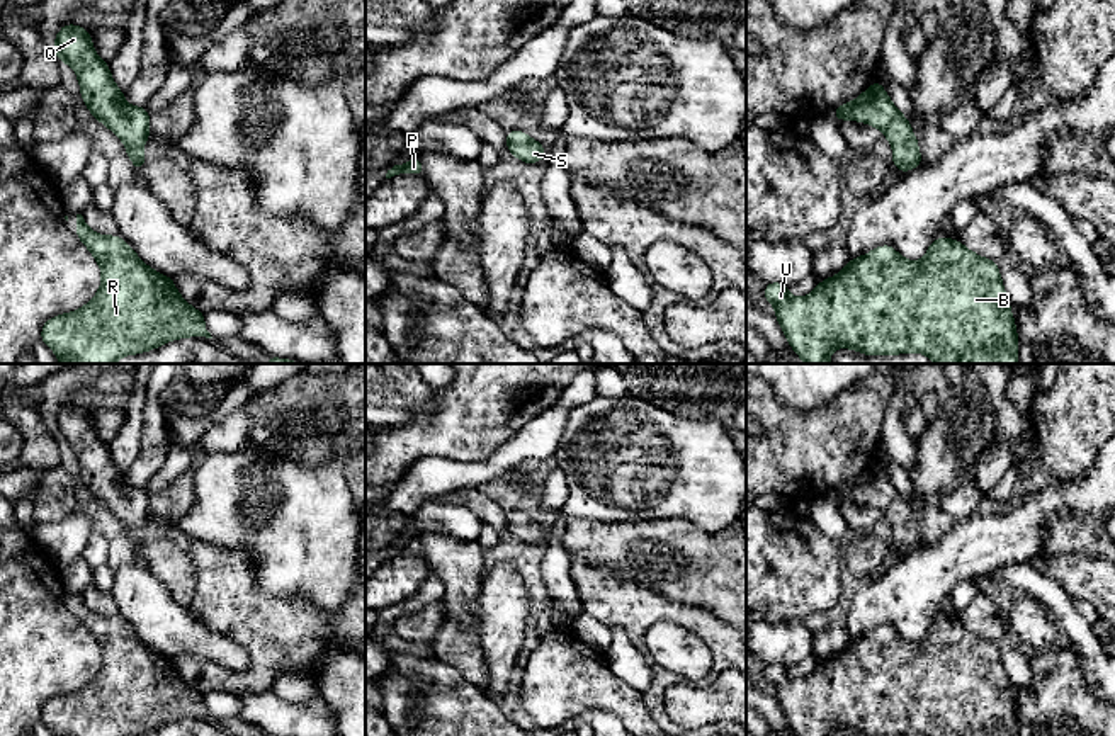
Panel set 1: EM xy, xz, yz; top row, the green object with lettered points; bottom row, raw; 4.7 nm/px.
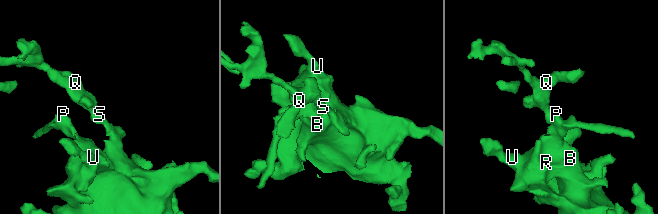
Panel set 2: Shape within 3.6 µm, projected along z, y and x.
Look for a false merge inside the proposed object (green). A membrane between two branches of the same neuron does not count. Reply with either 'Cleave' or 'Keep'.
Keep

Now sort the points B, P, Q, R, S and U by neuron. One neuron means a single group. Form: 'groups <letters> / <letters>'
groups B P Q R S U

